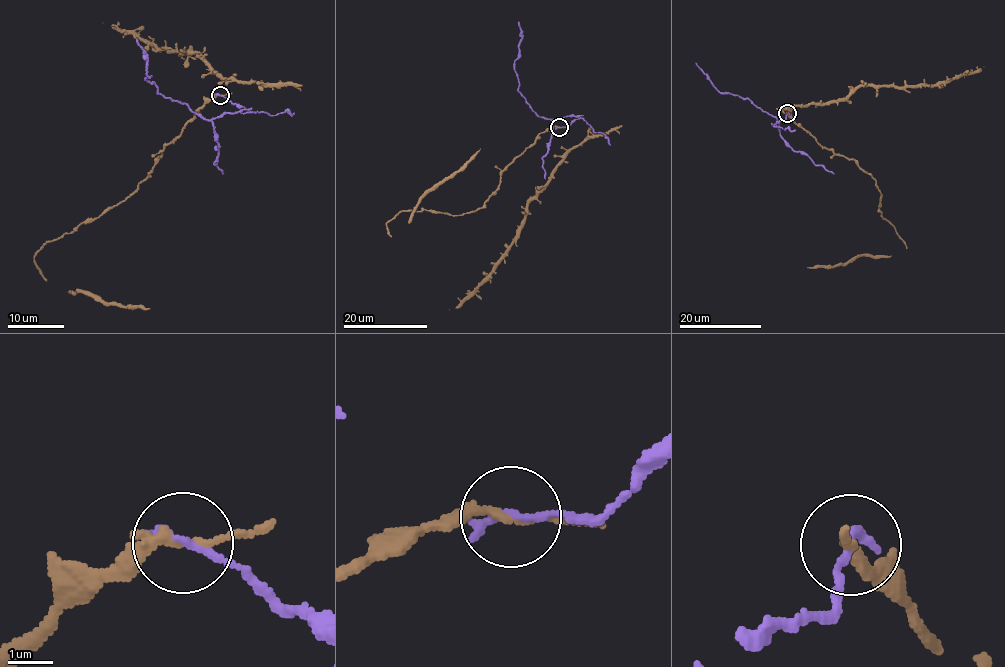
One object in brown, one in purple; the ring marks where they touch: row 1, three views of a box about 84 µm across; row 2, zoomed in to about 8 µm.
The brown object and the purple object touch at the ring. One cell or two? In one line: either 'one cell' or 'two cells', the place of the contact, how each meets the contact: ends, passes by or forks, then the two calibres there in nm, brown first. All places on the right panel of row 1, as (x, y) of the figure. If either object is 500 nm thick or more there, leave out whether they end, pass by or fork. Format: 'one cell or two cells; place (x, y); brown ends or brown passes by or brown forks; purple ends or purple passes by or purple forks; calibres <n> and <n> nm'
two cells; place (787, 113); brown passes by; purple ends; calibres 170 and 220 nm

